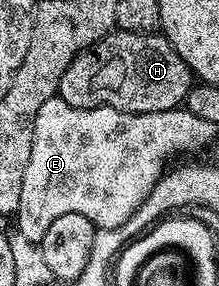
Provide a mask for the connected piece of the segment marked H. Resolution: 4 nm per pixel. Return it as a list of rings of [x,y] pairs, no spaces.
[[[115,29],[96,45],[82,49],[65,67],[57,94],[65,103],[82,109],[116,109],[122,113],[148,113],[180,108],[193,84],[191,68],[173,51],[162,32],[134,33]]]

